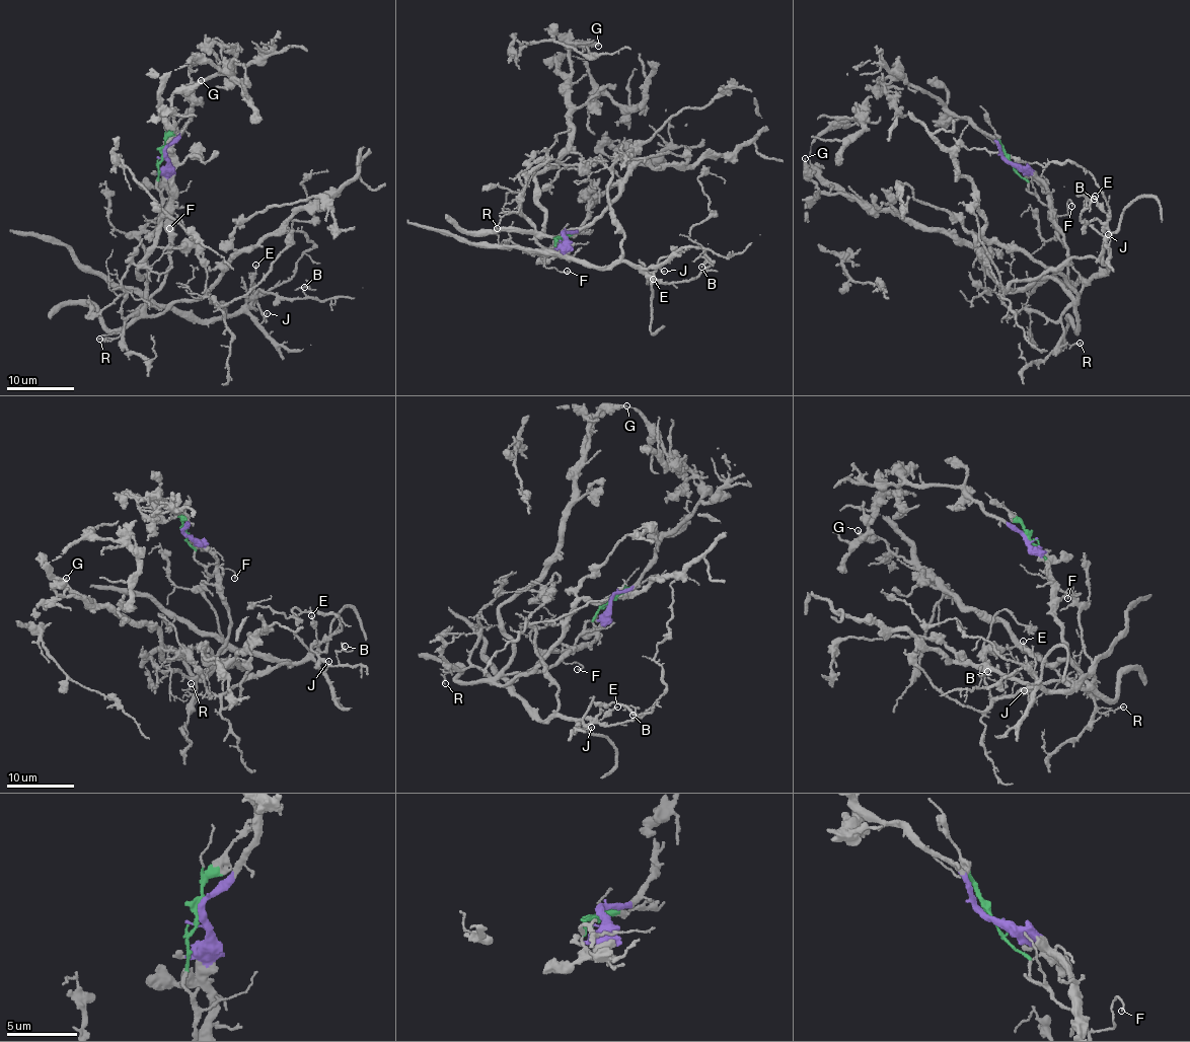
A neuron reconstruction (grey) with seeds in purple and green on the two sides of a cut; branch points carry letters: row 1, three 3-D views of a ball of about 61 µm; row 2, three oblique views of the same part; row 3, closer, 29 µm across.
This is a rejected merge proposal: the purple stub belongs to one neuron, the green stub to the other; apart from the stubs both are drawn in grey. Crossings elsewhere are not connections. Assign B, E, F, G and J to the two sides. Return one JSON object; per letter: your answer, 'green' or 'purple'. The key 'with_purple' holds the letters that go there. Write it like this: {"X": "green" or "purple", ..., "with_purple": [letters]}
{"B": "green", "E": "green", "F": "green", "G": "purple", "J": "green", "with_purple": ["G"]}

